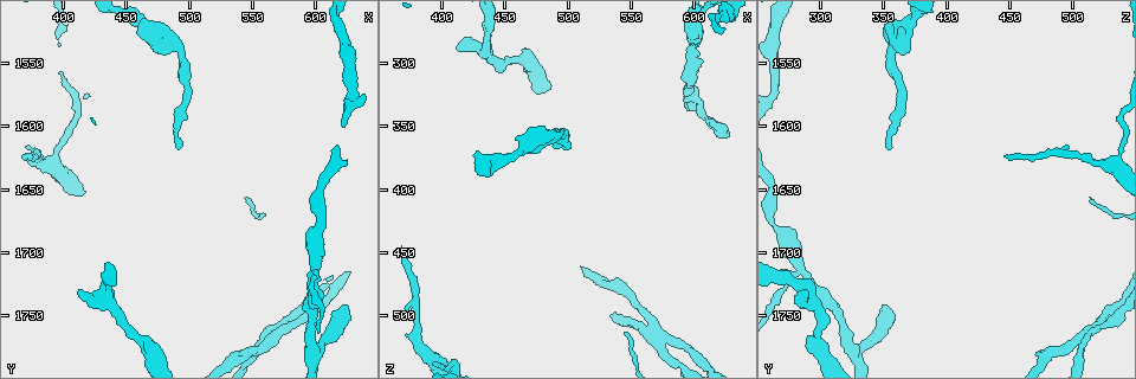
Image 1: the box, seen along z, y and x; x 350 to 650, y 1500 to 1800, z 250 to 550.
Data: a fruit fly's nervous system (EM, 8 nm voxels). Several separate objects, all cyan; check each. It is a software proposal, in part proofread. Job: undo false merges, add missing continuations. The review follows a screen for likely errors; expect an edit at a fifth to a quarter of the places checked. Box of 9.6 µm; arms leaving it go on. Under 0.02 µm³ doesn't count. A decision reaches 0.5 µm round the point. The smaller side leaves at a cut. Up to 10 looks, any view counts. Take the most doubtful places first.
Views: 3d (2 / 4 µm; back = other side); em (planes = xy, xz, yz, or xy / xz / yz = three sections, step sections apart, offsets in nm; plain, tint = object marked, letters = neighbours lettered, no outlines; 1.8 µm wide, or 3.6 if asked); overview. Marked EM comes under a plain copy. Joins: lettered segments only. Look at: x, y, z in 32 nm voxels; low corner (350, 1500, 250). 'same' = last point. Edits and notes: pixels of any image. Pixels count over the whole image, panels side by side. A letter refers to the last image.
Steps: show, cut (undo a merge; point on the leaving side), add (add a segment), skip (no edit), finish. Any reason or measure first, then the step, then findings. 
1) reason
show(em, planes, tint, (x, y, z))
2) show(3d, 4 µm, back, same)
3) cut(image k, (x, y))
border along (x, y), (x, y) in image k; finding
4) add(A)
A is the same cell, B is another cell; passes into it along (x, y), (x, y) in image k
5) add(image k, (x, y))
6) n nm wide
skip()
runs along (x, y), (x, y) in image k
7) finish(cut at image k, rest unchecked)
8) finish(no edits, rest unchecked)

two arms in line, one across
show(3d, 2 µm, (574, 1760, 512))

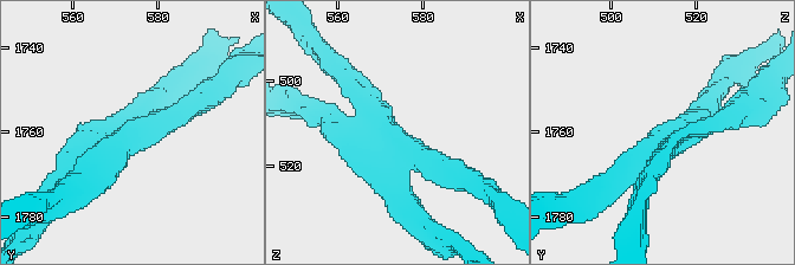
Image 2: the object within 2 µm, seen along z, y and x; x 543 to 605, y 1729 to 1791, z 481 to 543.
shape alone is not enough
show(em, yz, step 16, tint, (572, 1761, 514))

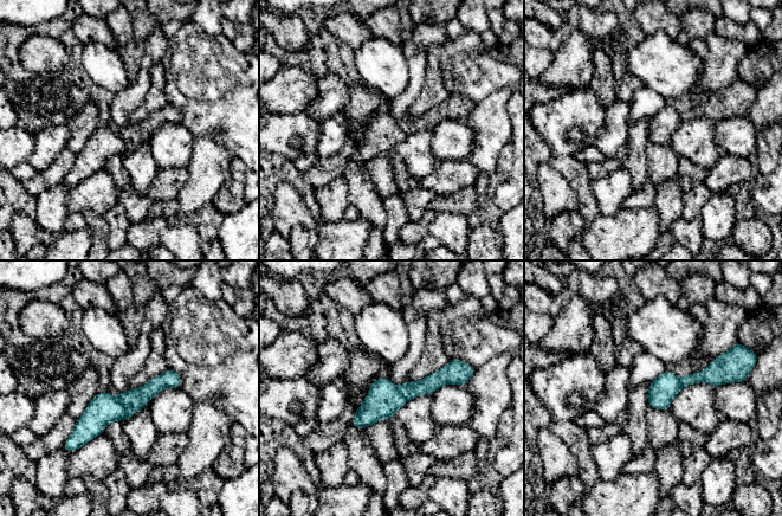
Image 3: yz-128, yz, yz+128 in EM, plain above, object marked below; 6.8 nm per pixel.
cut it another way
show(em, planes, letters, same)

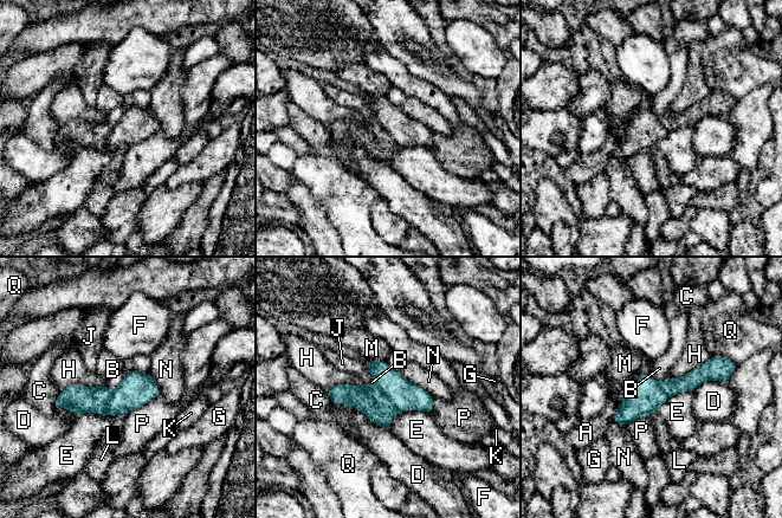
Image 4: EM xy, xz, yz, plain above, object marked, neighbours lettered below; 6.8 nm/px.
220 nm wide
cut(image 4, (78, 399))
A, B, C, D, E, F, G, H, J, K, L, M, N, P and Q are other cells; border along (112, 390), (104, 413) in image 4; two neurons meet here

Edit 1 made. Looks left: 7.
see it whole again
show(overview)

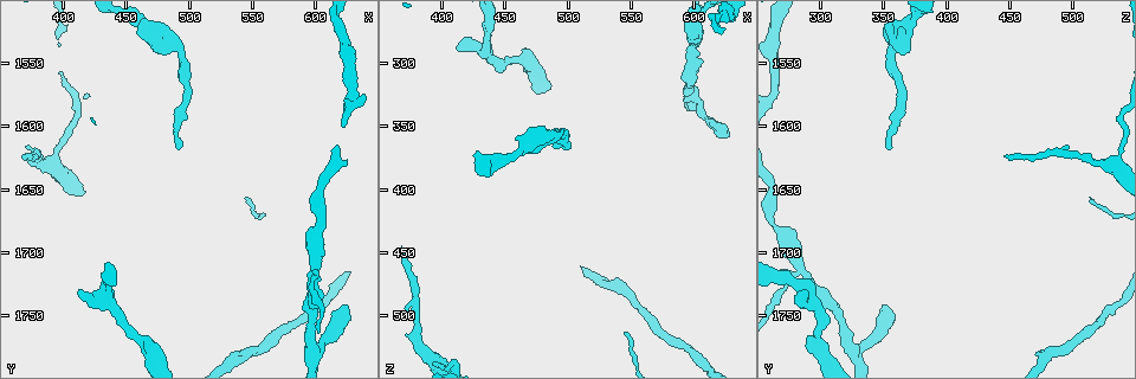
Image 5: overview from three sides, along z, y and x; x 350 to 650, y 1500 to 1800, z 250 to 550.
thin arm on a thick one
show(3d, 4 µm, (600, 1714, 282))

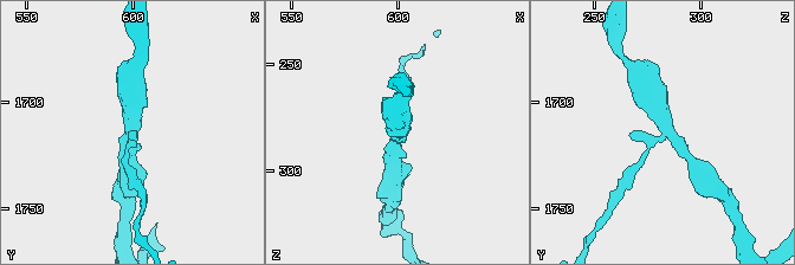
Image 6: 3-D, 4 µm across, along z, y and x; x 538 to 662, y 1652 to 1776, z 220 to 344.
show(em, yz, step 8, letters, (600, 1713, 284))

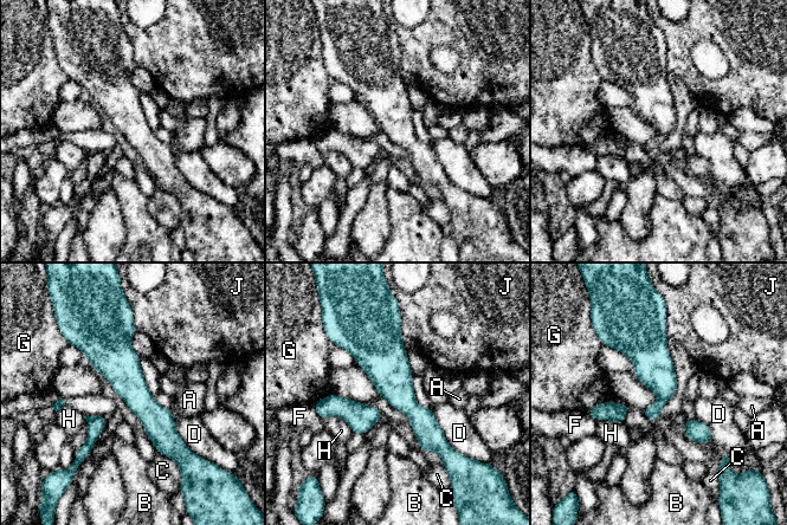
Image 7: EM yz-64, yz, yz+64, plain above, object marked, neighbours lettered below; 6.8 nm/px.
cut(image 7, (652, 412))
A, B, C, D, F, G, H and J are other cells; border along (659, 399), (665, 401) in image 7; a second neuron is stuck on

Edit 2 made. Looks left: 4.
show(em, xy, step 16, tint, (414, 1728, 290))

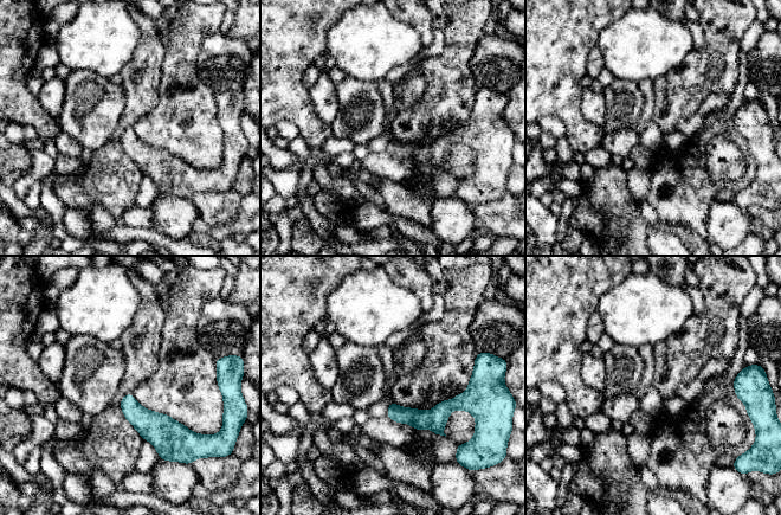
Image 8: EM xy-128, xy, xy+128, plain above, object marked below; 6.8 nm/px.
show(em, planes, letters, same)

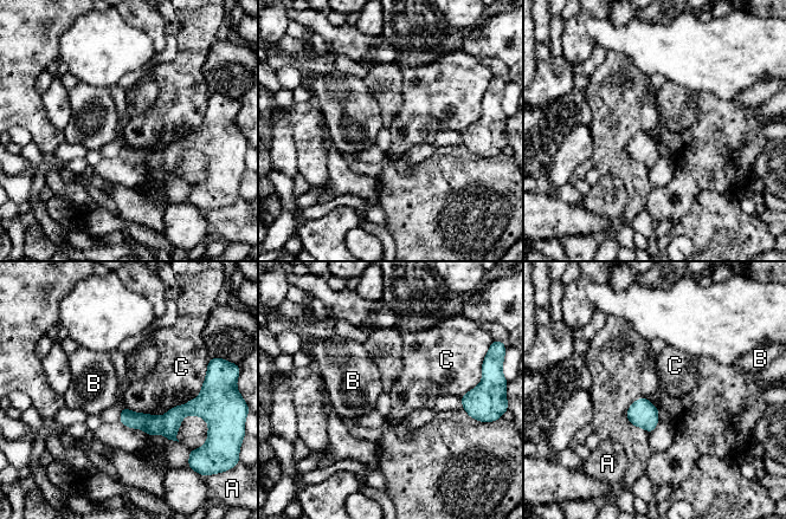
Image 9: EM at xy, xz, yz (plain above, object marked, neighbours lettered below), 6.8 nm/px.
skip()
A, B and C are other cells; runs along (195, 402), (168, 422), (122, 420) in image 9; no lettered segment goes on from it

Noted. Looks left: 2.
branch stops here
show(em, xz, step 16, tint, (624, 1740, 350))

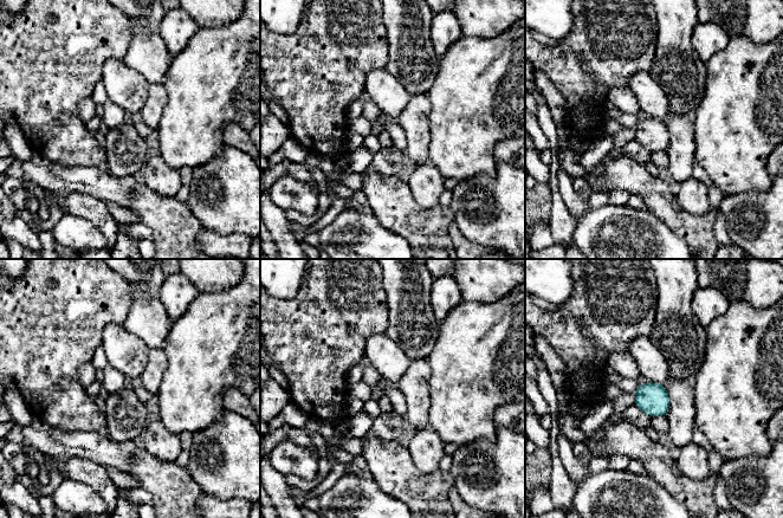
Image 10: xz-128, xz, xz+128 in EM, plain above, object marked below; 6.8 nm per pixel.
another direction
show(em, planes, letters, same)

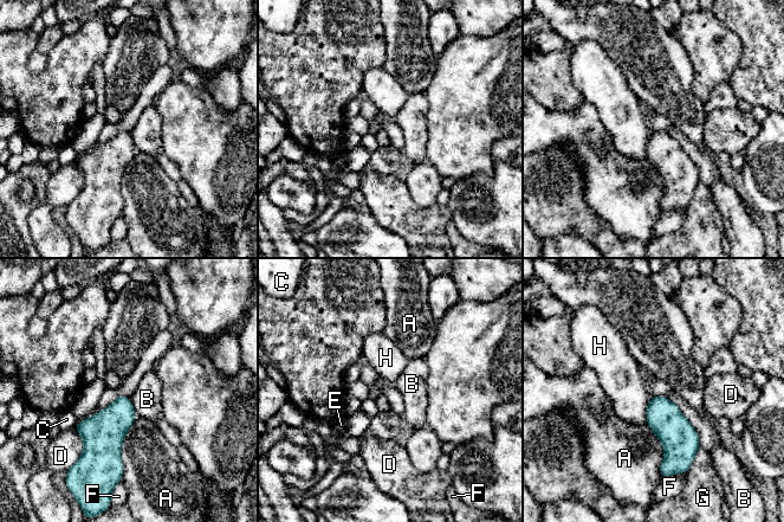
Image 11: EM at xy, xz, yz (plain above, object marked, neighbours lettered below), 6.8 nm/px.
190 nm wide
skip()
A, B, C, D, E, F, G and H are other cells; border along (129, 398), (136, 413) in image 11; none of them fits

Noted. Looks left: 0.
finish(cut at image 4, cut at image 7, rest unchecked)

